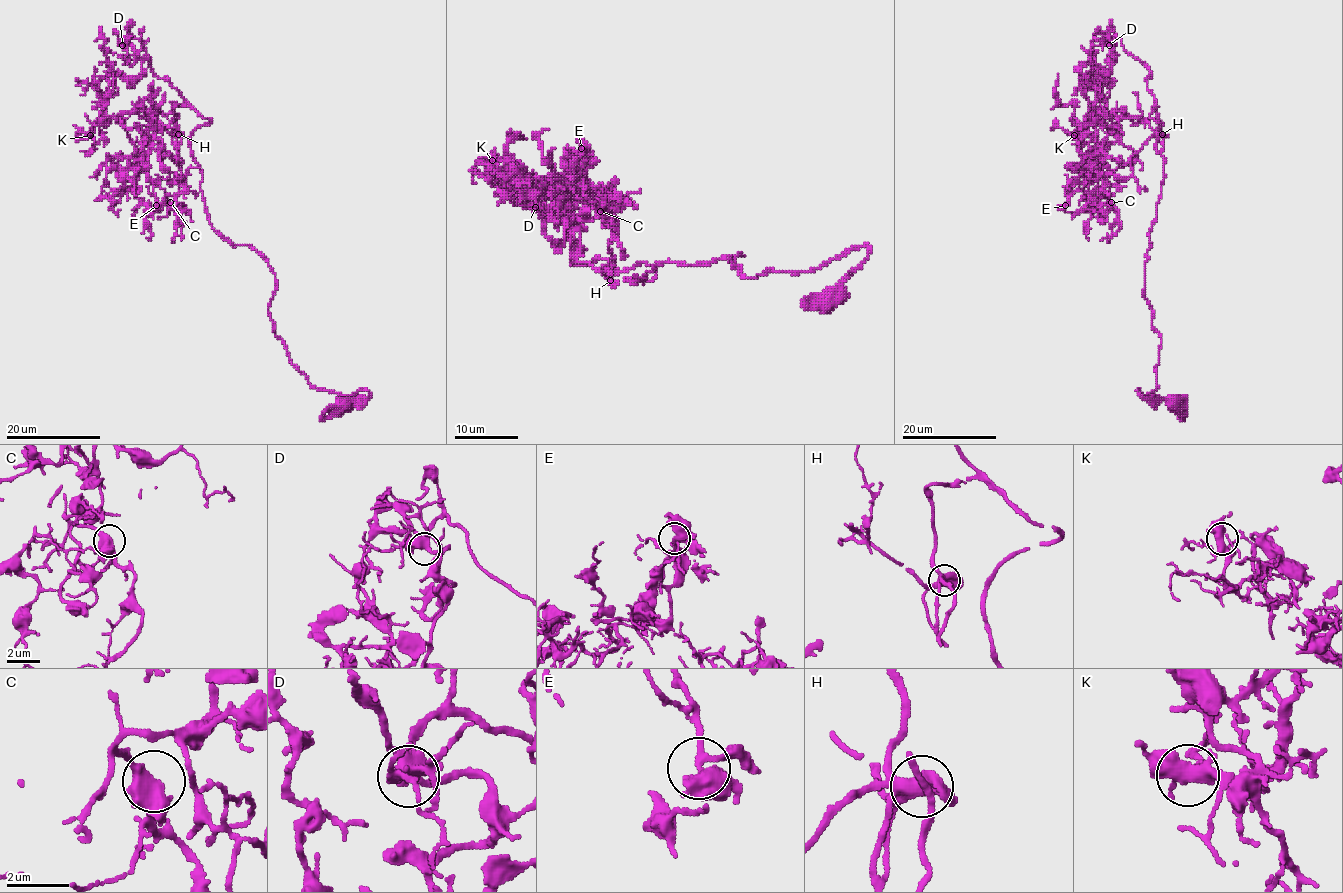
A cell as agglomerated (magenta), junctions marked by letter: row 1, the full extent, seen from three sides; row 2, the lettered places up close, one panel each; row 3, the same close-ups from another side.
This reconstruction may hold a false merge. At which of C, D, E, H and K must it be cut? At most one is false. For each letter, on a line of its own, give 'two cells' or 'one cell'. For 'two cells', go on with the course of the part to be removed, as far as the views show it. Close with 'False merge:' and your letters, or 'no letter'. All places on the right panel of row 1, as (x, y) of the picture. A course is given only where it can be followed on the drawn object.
C: one cell
D: one cell
E: one cell
H: one cell
K: one cell
False merge: no letter

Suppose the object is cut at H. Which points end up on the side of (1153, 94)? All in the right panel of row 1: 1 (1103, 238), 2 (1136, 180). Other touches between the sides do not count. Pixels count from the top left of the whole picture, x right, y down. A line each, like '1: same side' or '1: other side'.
1: other side
2: other side

